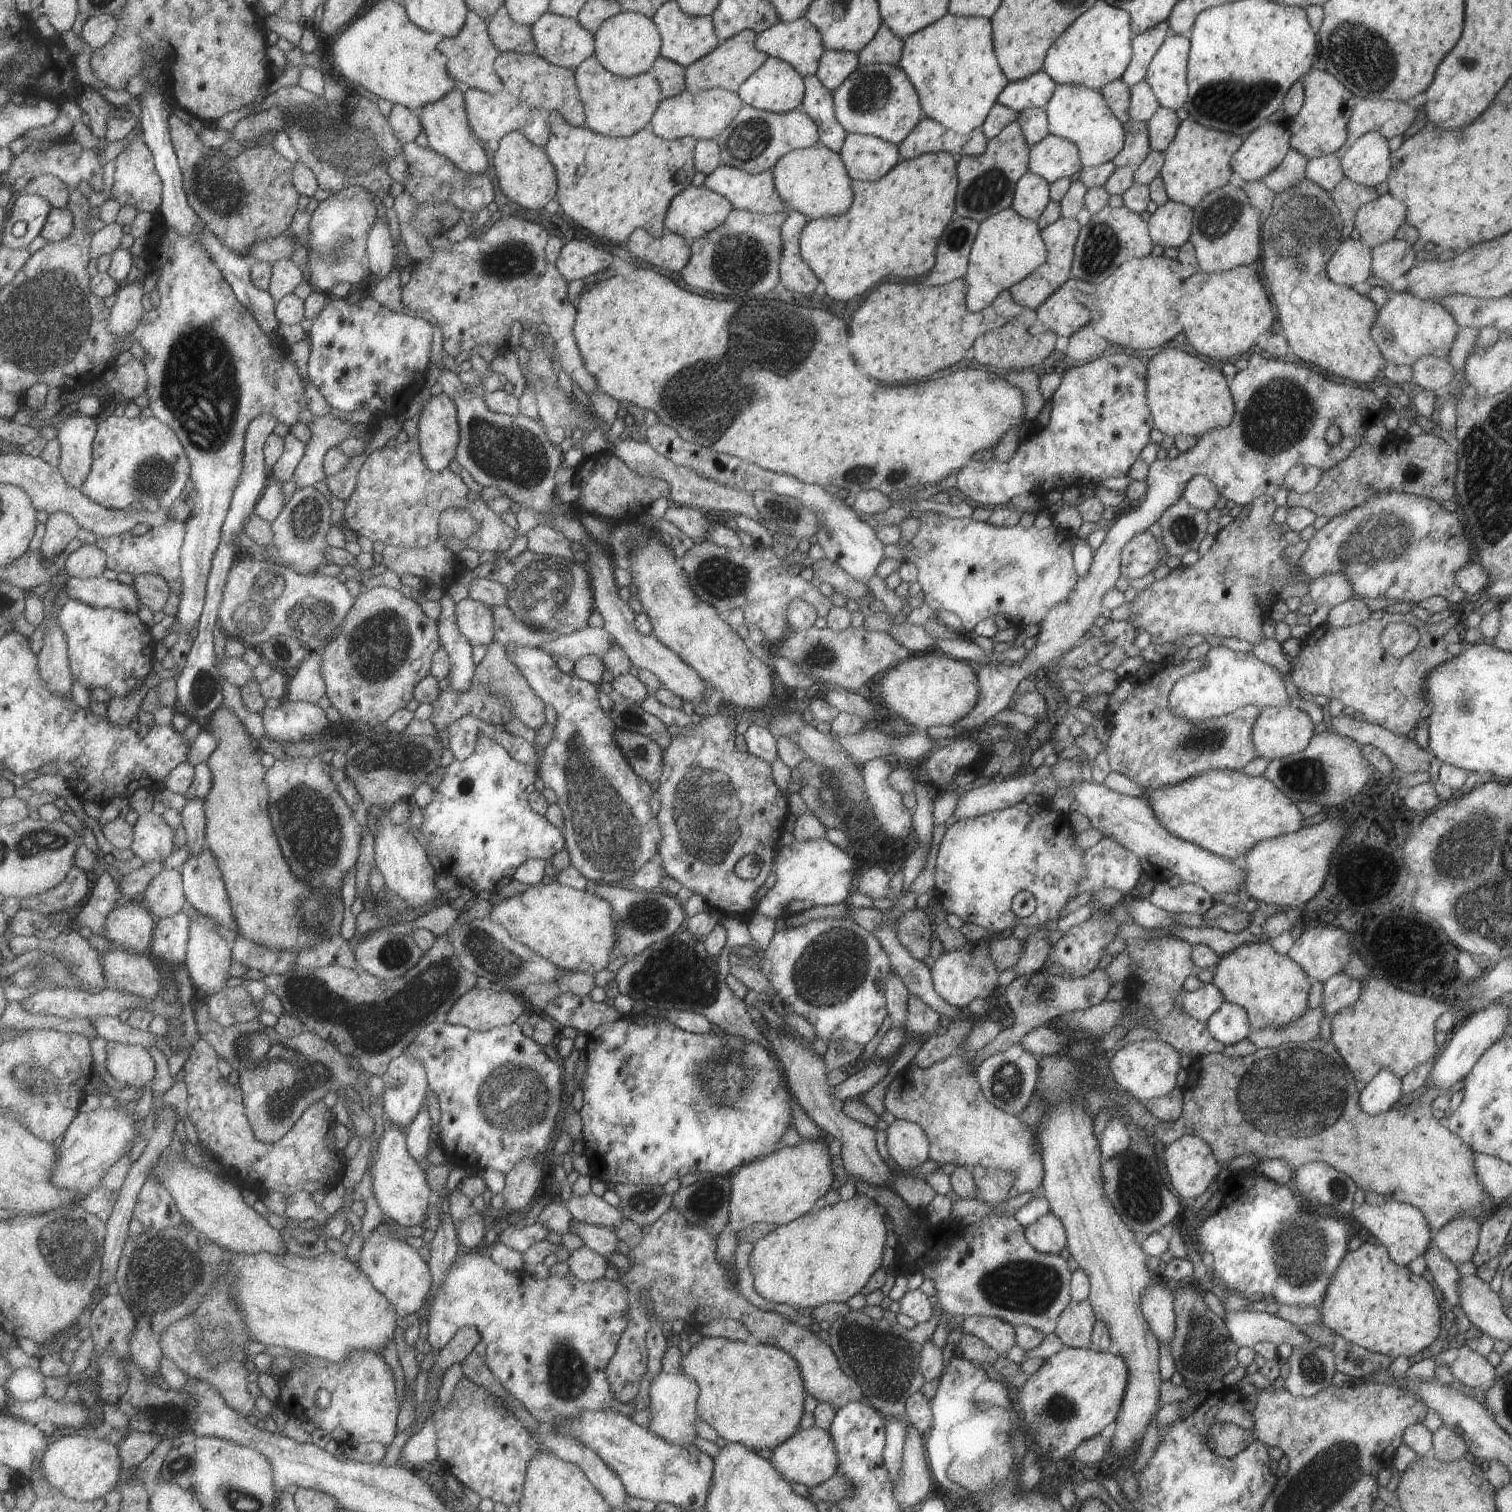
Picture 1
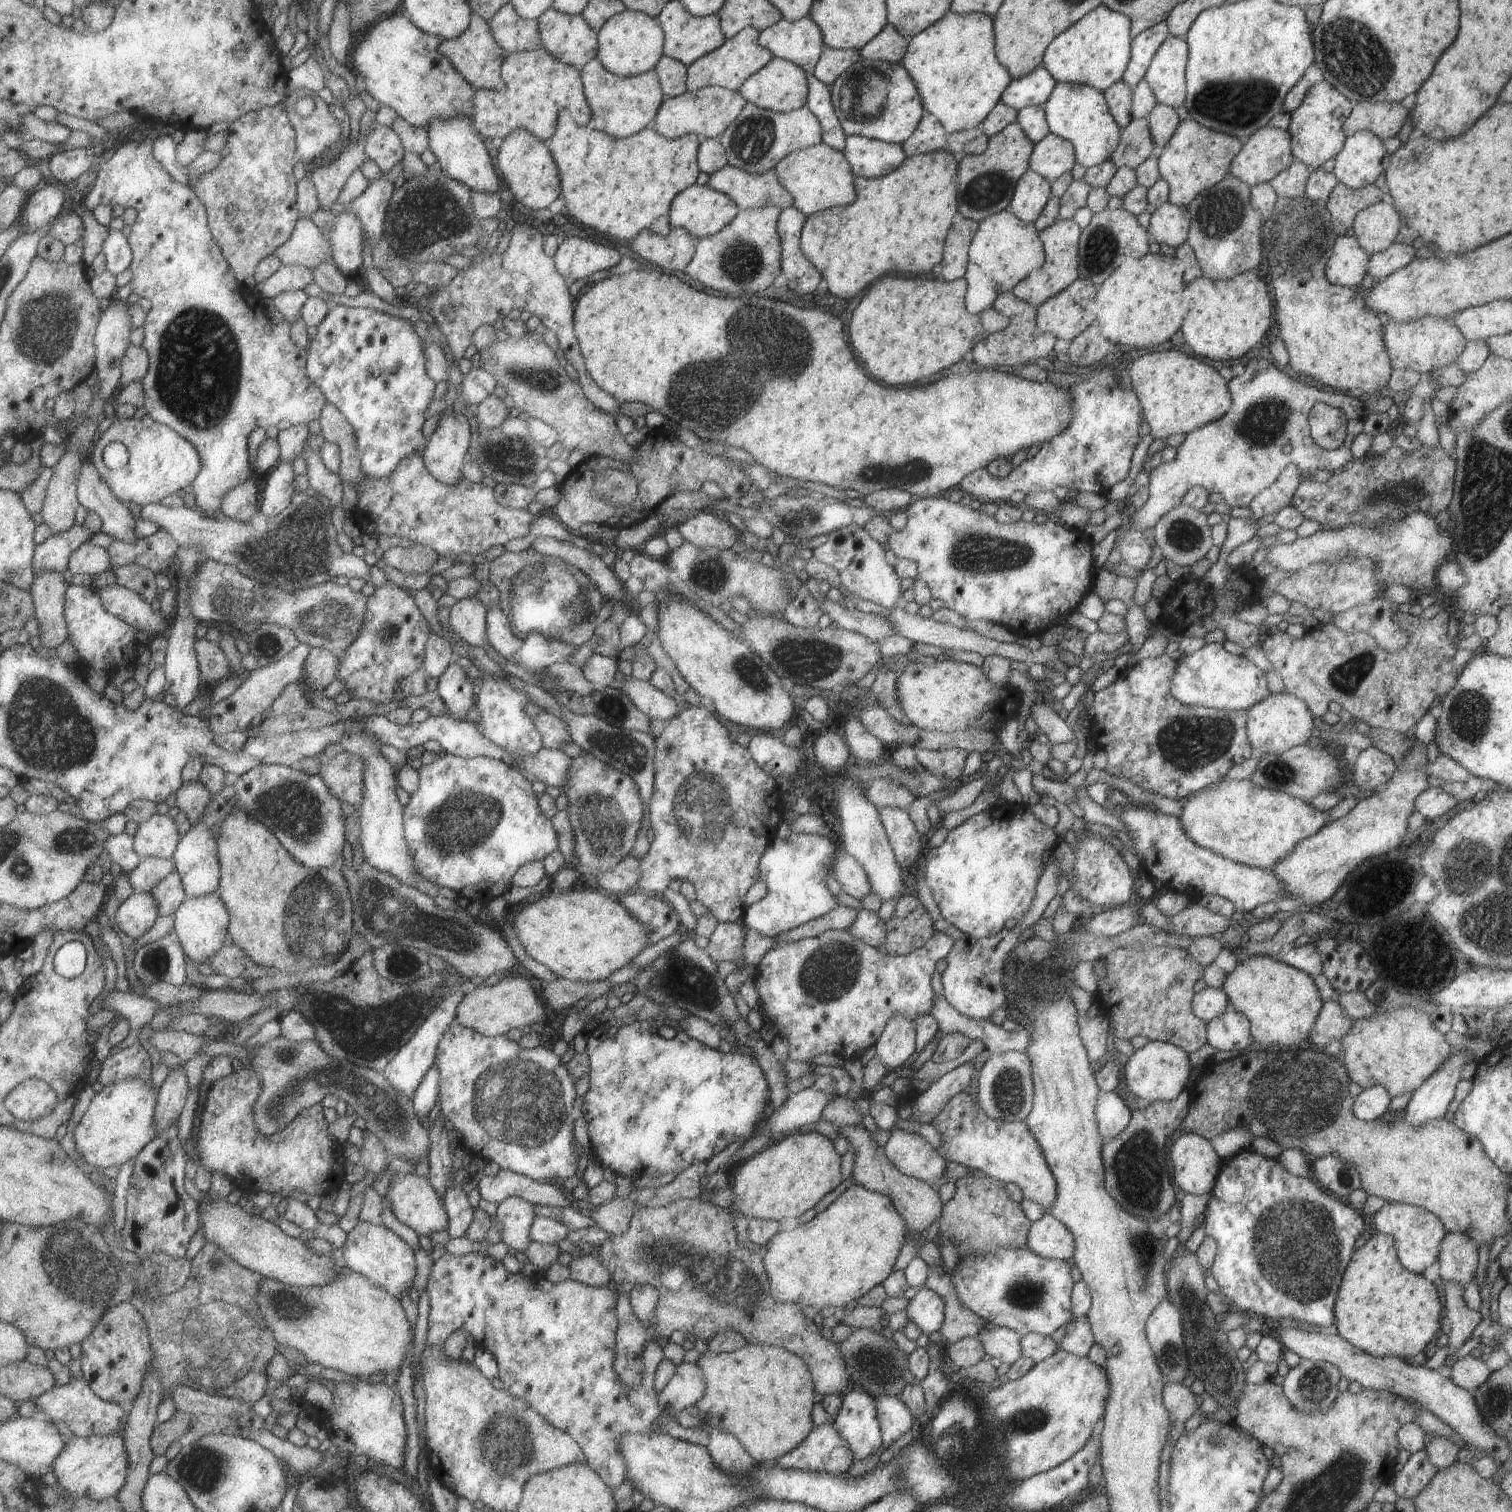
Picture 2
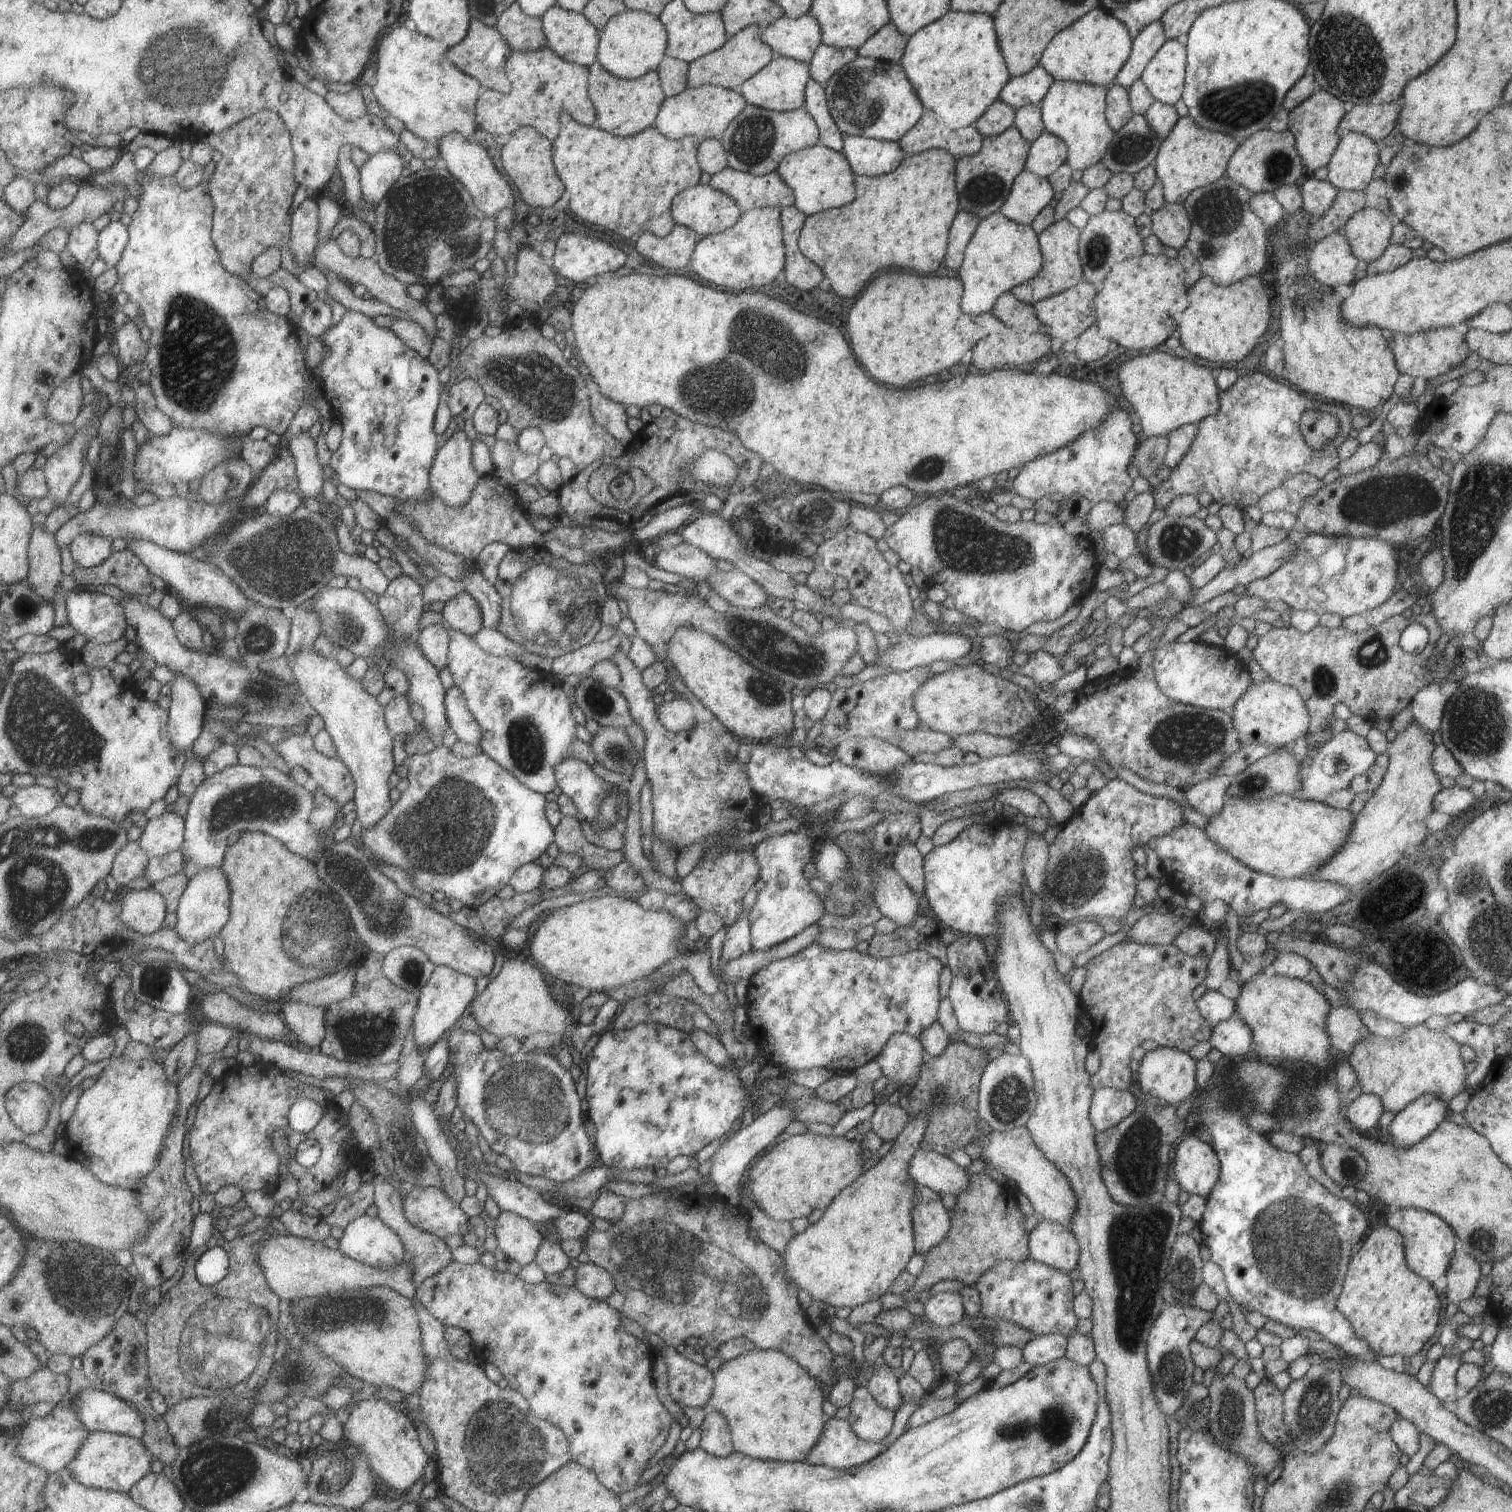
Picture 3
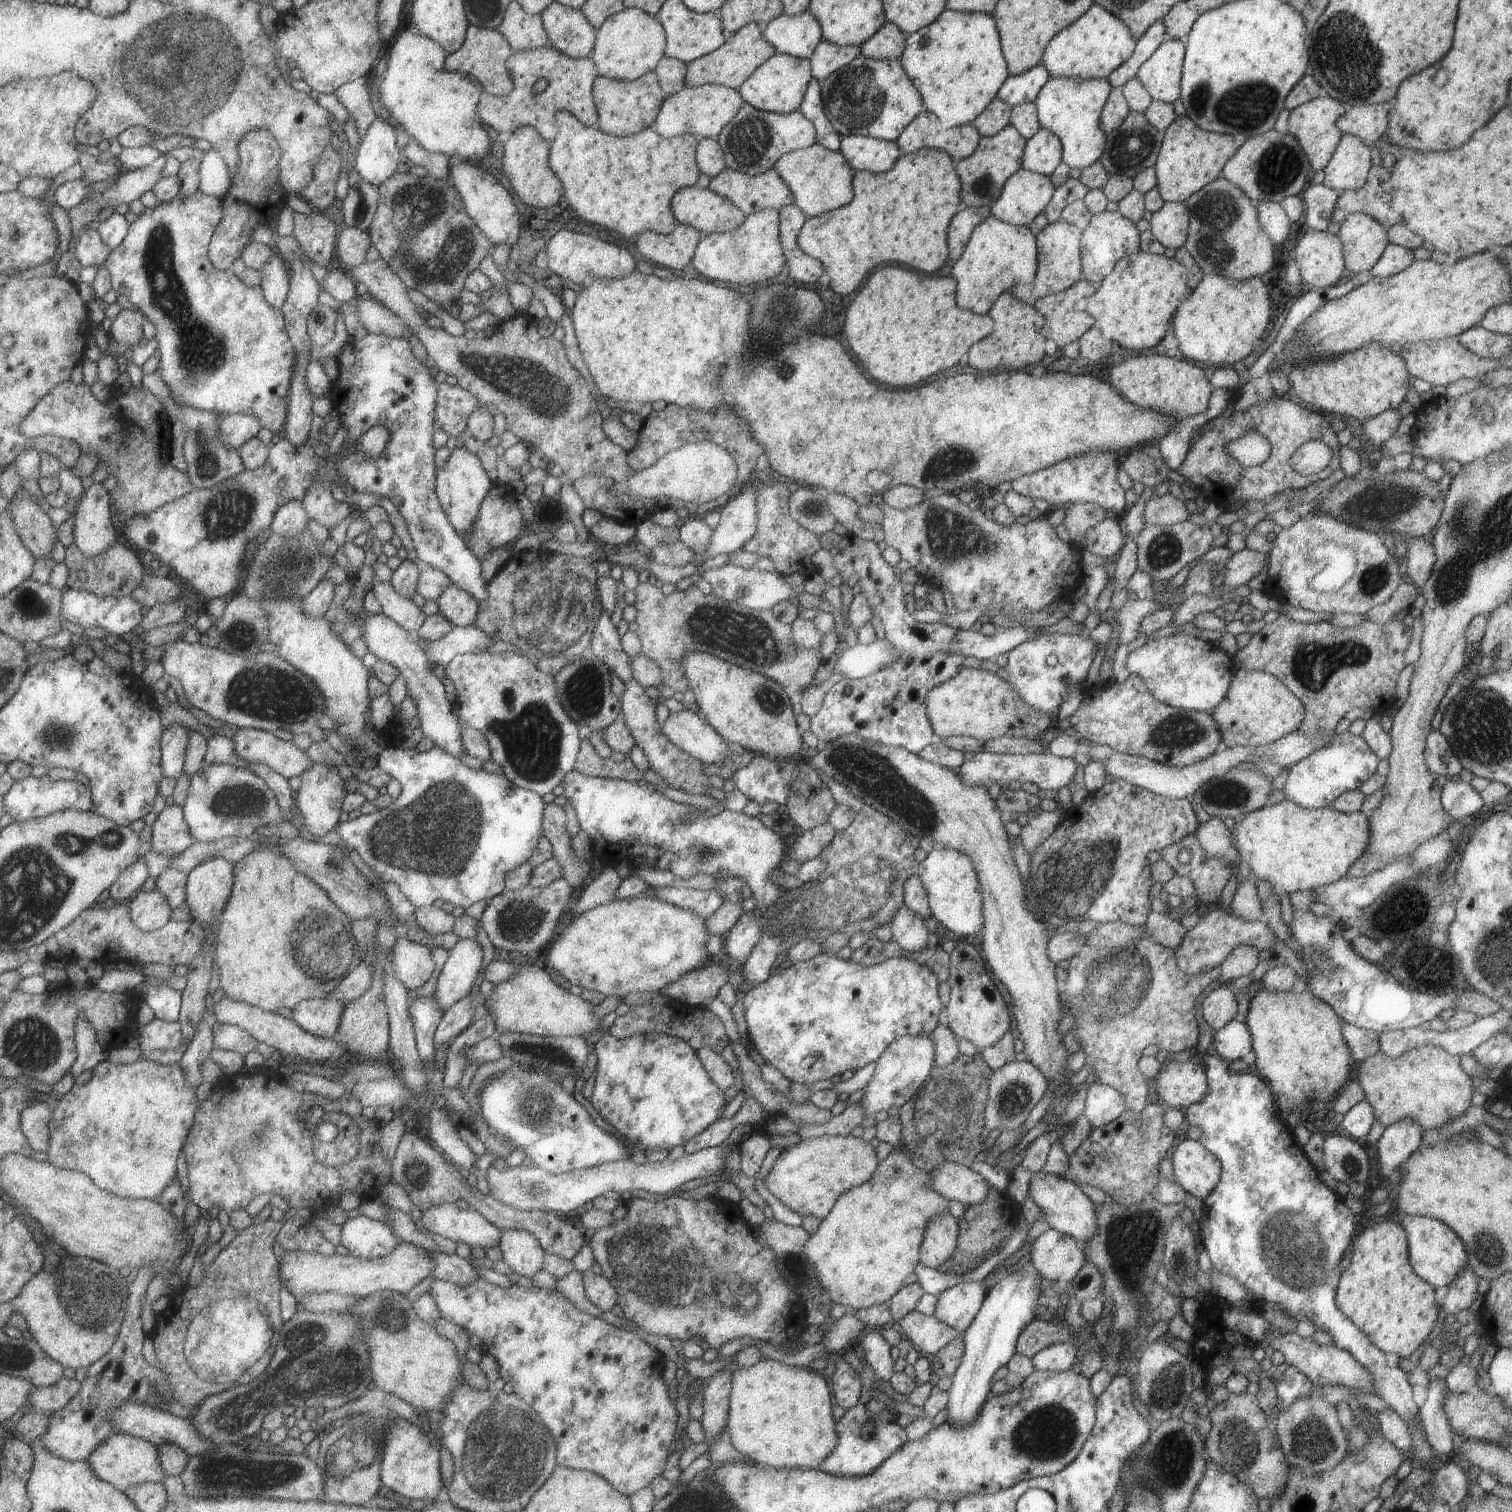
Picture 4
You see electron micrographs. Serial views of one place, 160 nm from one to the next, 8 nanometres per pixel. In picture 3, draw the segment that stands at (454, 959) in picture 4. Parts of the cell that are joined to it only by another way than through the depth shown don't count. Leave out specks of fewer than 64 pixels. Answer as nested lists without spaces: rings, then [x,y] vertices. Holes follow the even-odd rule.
[[[434,965],[428,981],[420,988],[412,1018],[413,1042],[422,1058],[432,1044],[441,1039],[453,1025],[458,1024],[461,1013],[473,1000],[475,993],[475,979],[472,976],[455,972],[445,965]]]

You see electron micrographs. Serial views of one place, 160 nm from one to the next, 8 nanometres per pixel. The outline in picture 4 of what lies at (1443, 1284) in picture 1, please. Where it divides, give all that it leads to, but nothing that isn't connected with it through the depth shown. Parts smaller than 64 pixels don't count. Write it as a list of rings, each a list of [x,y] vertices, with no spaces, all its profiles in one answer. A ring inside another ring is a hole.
[[[1433,1378],[1428,1382],[1426,1399],[1418,1408],[1422,1419],[1422,1430],[1426,1441],[1430,1444],[1437,1461],[1452,1457],[1453,1430],[1444,1413],[1443,1405],[1450,1390],[1444,1378]]]

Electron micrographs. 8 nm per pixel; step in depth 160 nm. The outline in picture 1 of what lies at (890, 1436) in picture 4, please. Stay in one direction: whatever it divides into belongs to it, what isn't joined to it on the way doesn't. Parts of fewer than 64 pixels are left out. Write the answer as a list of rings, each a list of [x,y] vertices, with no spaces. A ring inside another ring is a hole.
[[[815,1425],[795,1431],[771,1449],[771,1464],[788,1483],[795,1482],[809,1489],[825,1482],[835,1473],[837,1459],[832,1438],[828,1431],[818,1429]]]

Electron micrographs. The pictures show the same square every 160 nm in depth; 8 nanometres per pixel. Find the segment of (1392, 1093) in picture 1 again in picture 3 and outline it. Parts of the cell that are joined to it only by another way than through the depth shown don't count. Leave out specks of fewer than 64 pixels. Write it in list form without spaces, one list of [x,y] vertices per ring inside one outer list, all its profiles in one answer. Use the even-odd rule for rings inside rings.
[[[1362,1093],[1347,1106],[1346,1117],[1355,1130],[1365,1132],[1368,1128],[1377,1126],[1383,1111],[1381,1099],[1377,1095]]]

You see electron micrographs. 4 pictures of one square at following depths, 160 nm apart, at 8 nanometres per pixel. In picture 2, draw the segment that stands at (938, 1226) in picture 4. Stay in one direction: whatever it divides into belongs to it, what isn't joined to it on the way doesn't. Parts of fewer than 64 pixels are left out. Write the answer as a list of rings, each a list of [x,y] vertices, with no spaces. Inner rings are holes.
[[[862,1124],[838,1126],[838,1136],[847,1141],[848,1151],[853,1153],[852,1173],[850,1174],[853,1183],[888,1196],[909,1230],[924,1232],[933,1220],[941,1216],[942,1202],[935,1188],[931,1188],[927,1182],[899,1172],[898,1167],[885,1156],[884,1148],[875,1143],[872,1134]]]

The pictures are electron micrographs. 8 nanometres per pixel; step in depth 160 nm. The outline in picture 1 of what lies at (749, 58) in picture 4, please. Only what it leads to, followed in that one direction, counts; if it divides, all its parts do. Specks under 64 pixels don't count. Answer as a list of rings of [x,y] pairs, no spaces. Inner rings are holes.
[[[743,29],[732,37],[722,41],[708,55],[697,59],[684,67],[684,85],[690,93],[698,90],[722,88],[736,93],[739,85],[753,74],[766,61],[768,54],[754,49],[756,34],[749,29]]]

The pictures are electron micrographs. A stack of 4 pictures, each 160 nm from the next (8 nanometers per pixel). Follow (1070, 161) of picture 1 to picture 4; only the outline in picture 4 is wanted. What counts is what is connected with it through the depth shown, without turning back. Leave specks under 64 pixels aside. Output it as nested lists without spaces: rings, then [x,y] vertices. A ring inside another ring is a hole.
[[[1040,126],[1039,130],[1025,141],[1022,168],[1049,177],[1062,162],[1061,147],[1057,136]]]

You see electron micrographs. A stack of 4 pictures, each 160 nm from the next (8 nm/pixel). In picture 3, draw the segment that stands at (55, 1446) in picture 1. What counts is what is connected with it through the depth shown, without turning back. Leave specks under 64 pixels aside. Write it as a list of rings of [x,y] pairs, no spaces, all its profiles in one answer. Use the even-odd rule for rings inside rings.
[[[93,1431],[68,1468],[80,1483],[88,1487],[129,1493],[151,1470],[152,1455],[142,1439],[119,1433]]]

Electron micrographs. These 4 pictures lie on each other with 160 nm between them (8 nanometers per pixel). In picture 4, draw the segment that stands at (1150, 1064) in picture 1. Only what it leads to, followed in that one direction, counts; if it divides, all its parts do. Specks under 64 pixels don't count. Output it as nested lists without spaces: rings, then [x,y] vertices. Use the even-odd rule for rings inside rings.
[[[1165,1060],[1164,1063],[1155,1075],[1154,1091],[1158,1099],[1170,1108],[1183,1111],[1204,1097],[1207,1081],[1203,1066],[1187,1060]]]

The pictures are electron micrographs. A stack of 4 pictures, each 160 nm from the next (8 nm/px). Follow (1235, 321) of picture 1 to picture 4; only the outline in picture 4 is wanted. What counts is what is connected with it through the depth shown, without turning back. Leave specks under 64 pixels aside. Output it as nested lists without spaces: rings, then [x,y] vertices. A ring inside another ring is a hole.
[[[1203,275],[1197,286],[1186,296],[1174,310],[1173,332],[1178,342],[1178,349],[1185,358],[1205,364],[1231,364],[1237,360],[1248,361],[1249,353],[1259,342],[1267,322],[1269,322],[1269,294],[1259,277],[1242,281],[1228,279],[1221,275]]]

